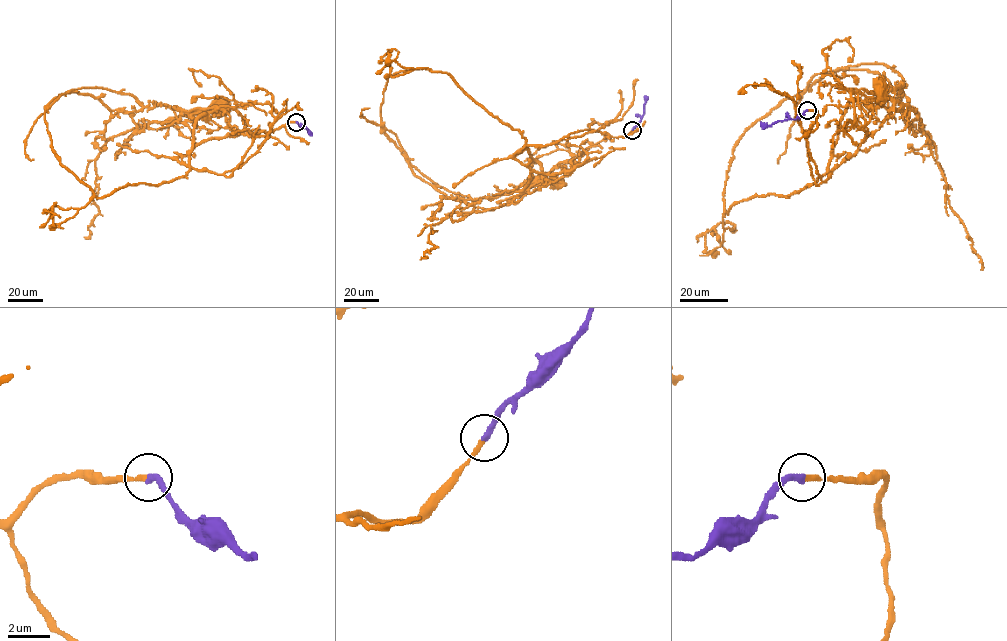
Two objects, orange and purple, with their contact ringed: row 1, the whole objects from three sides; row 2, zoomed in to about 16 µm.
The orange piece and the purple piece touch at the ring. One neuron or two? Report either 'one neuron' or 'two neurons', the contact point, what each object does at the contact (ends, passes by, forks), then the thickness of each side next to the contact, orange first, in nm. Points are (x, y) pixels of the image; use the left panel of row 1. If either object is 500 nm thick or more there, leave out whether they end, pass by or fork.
one neuron; at (296, 122); orange ends there; purple ends there; 240 nm thick on the orange side, 300 nm on the other

